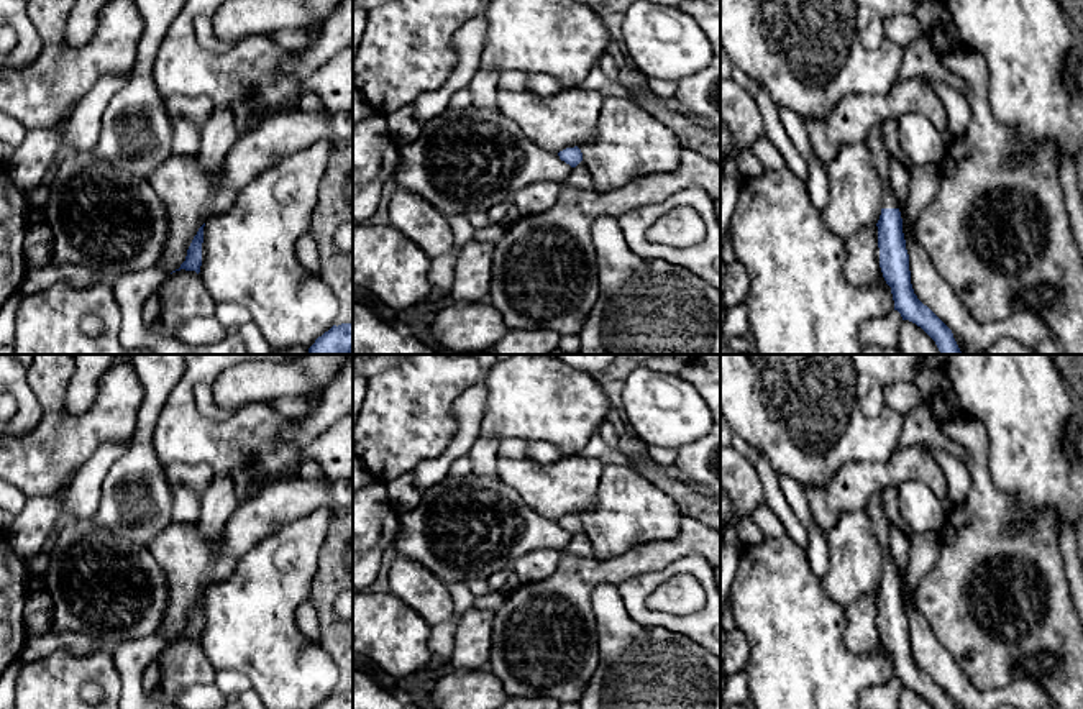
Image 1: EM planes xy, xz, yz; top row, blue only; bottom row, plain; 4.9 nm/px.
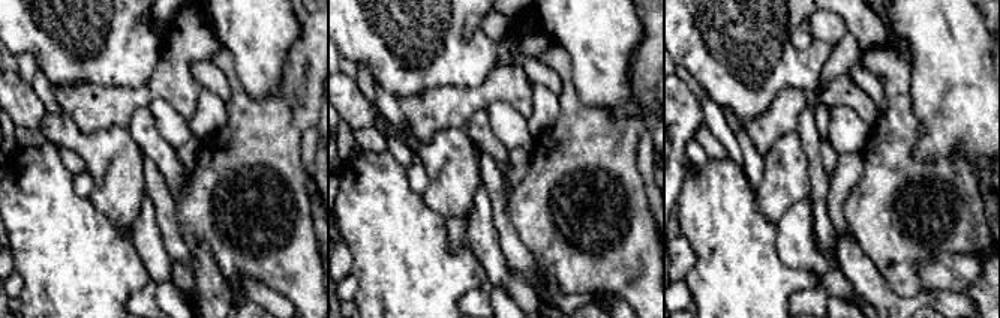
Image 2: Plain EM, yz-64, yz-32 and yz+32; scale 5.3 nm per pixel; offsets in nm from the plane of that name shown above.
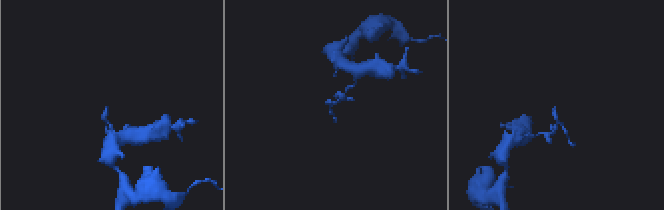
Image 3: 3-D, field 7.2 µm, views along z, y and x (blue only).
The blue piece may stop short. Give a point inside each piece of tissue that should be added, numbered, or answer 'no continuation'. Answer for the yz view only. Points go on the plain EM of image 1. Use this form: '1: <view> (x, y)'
1: yz (881, 527)

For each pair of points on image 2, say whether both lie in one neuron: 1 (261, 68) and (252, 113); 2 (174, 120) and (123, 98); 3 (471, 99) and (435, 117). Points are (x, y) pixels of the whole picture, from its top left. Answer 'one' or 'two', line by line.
1: two
2: two
3: one

